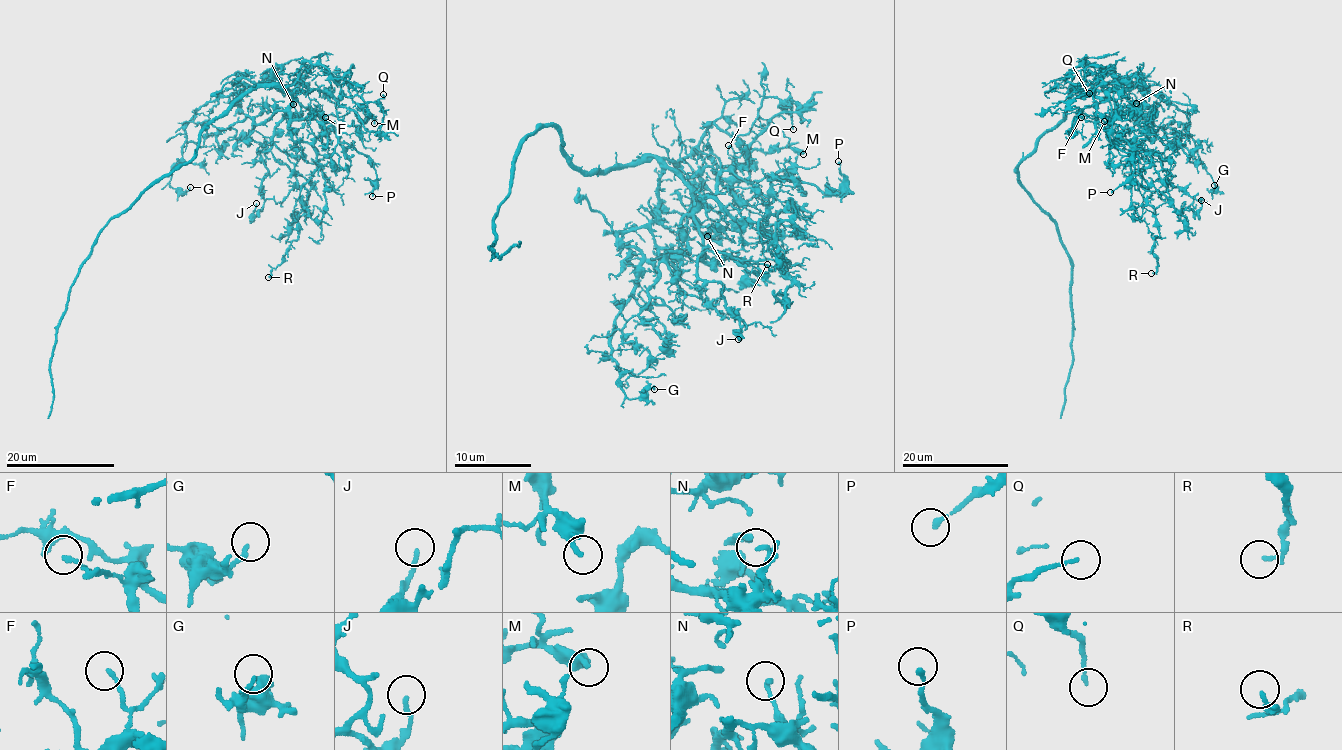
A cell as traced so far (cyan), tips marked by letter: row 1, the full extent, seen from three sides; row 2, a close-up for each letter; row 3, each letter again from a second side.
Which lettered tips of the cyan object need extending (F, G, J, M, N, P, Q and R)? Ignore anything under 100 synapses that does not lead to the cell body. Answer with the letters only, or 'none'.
none

